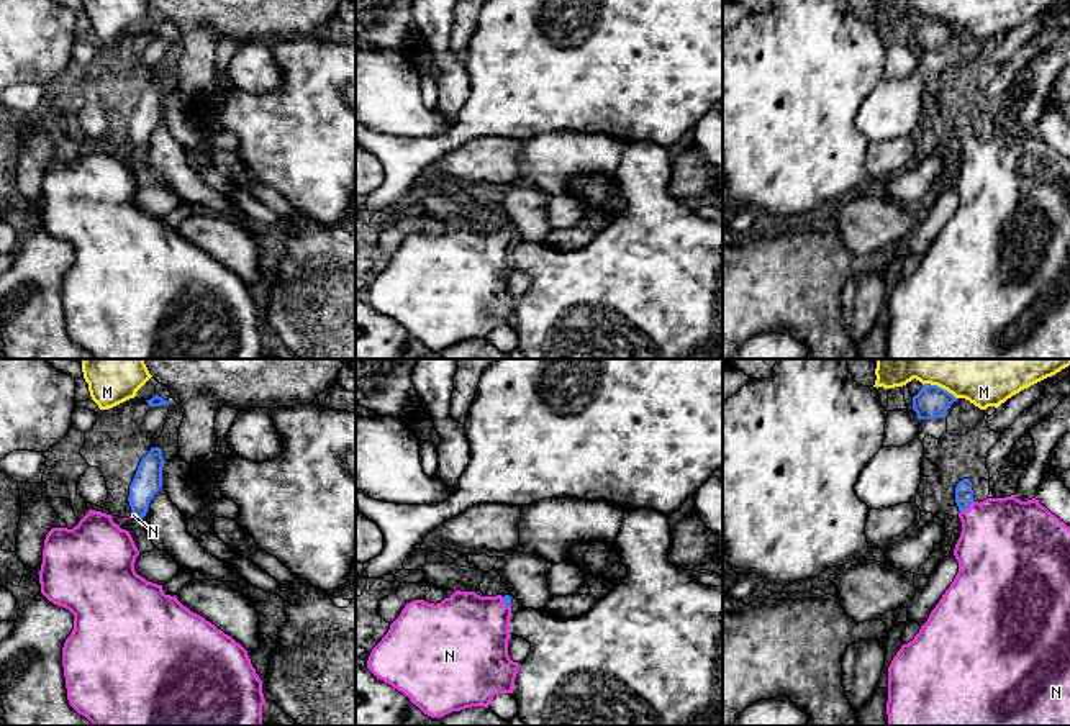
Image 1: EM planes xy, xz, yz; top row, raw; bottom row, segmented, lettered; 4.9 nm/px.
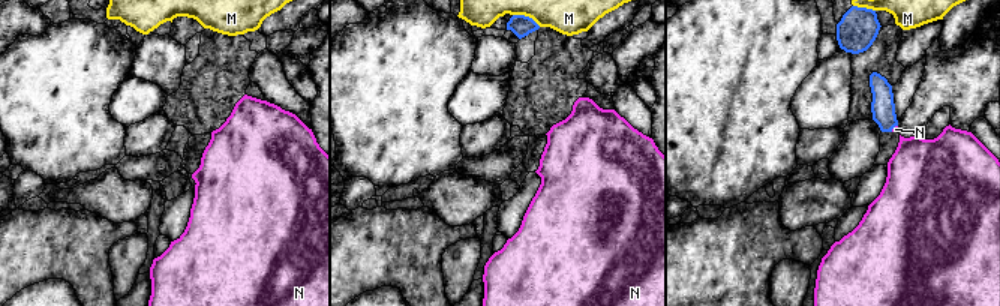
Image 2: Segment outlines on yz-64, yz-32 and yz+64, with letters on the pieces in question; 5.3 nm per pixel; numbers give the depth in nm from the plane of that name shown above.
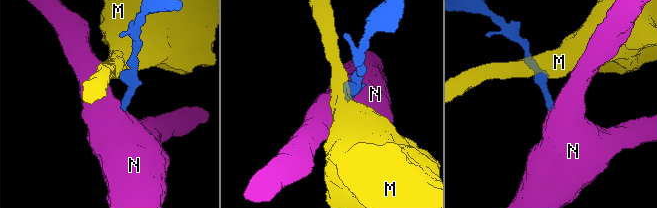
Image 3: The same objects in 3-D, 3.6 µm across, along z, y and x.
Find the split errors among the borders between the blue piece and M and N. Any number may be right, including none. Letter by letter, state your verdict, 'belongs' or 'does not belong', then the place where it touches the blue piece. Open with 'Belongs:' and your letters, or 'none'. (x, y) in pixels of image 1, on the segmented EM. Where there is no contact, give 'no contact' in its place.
Belongs: N
M: does not belong; contact yz (939, 387)
N: belongs; contact yz (967, 508)

